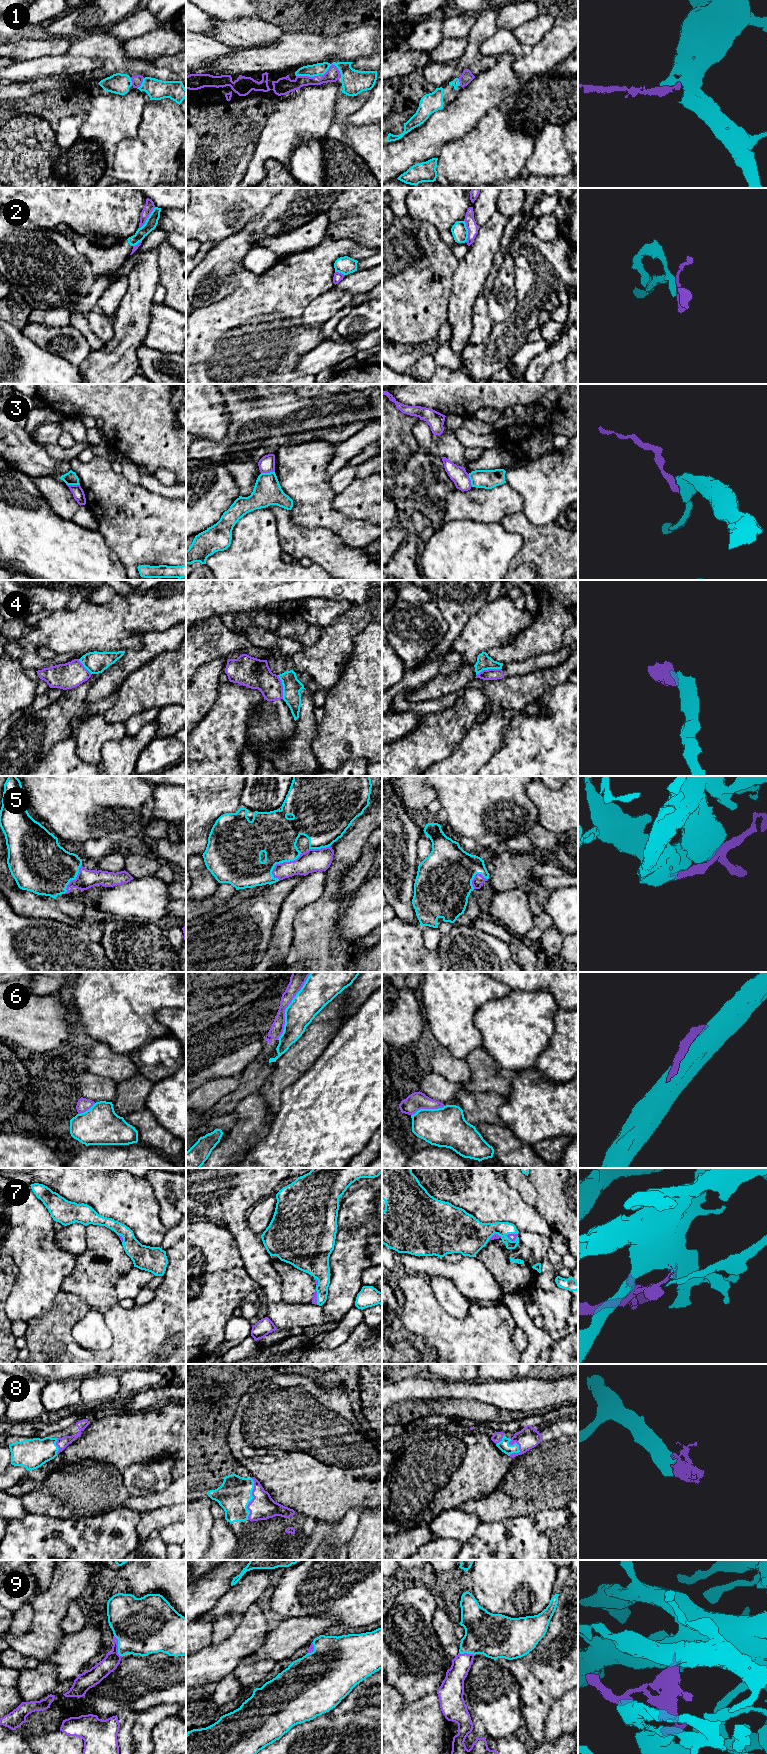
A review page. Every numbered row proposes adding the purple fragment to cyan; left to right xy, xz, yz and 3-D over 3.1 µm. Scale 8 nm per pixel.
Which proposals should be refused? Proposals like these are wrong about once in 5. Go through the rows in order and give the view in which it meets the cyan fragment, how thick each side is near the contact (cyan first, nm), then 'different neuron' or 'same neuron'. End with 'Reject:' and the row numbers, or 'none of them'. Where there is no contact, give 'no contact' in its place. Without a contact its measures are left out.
1: contact in xz; calibres 200 and 110 nm; same neuron
2: contact in xy; calibres 90 and 80 nm; different neuron
3: contact in xy; calibres 110 and 90 nm; different neuron
4: contact in yz; calibres 120 and 100 nm; different neuron
5: contact in xz; calibres 340 and 190 nm; same neuron
6: contact in xz; calibres 240 and 120 nm; different neuron
7: contact in yz; calibres 180 and 60 nm; same neuron
8: contact in xz; calibres 260 and 200 nm; same neuron
9: contact in xy; calibres 460 and 140 nm; same neuron
Reject: 2, 3, 4, 6

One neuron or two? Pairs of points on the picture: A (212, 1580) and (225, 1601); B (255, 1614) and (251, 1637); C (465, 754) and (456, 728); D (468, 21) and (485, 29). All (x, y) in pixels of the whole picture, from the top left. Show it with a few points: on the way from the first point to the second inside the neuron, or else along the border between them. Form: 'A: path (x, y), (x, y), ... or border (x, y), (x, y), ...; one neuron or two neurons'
A: border (232, 1586), (206, 1612); two neurons
B: path (254, 1620), (254, 1626), (251, 1631); one neuron
C: border (466, 731), (456, 746); two neurons
D: border (477, 17), (466, 38); two neurons

